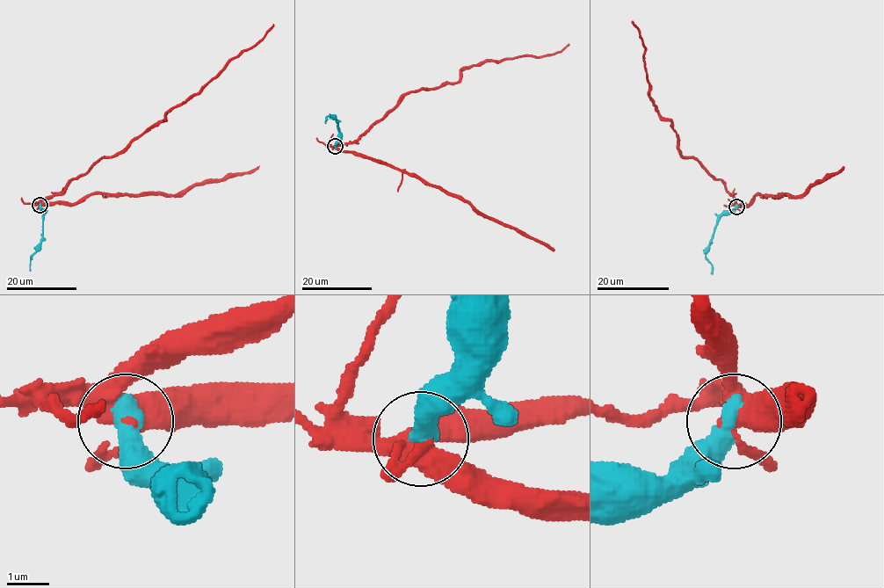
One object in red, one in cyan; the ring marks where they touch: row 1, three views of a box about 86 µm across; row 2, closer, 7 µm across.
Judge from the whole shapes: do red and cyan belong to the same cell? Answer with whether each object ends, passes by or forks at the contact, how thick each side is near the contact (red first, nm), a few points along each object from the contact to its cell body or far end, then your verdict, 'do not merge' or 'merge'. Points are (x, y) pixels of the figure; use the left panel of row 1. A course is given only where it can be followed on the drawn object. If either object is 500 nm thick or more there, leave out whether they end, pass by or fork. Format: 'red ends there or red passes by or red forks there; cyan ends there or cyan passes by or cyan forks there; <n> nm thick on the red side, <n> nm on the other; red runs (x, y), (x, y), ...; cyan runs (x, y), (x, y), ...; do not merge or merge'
460 nm thick on the red side, 600 nm on the other; red runs (39, 205), (60, 194), (97, 160), (119, 154), (158, 124), (232, 59), (254, 46), (273, 24); cyan runs (39, 205), (43, 214), (42, 240), (30, 261), (31, 270); do not merge

